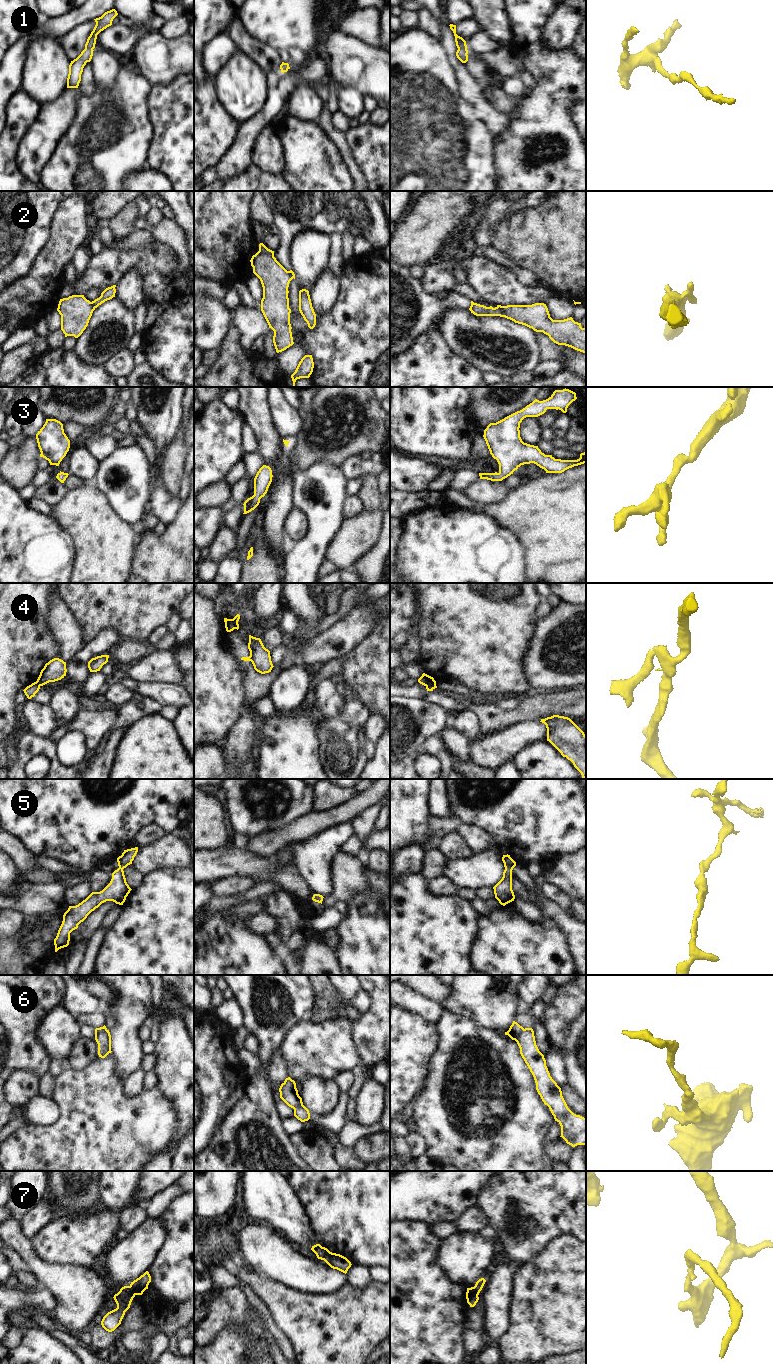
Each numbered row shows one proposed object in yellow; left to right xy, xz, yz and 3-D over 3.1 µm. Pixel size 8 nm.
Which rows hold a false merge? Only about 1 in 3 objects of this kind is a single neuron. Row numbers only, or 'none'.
2, 4, 6, 7

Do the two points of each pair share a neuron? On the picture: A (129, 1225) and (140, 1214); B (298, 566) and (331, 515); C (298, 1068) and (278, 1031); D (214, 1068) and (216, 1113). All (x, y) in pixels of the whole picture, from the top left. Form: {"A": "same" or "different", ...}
{"A": "same", "B": "same", "C": "different", "D": "same"}

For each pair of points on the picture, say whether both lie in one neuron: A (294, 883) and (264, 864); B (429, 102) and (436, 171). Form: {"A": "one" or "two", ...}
{"A": "one", "B": "one"}

